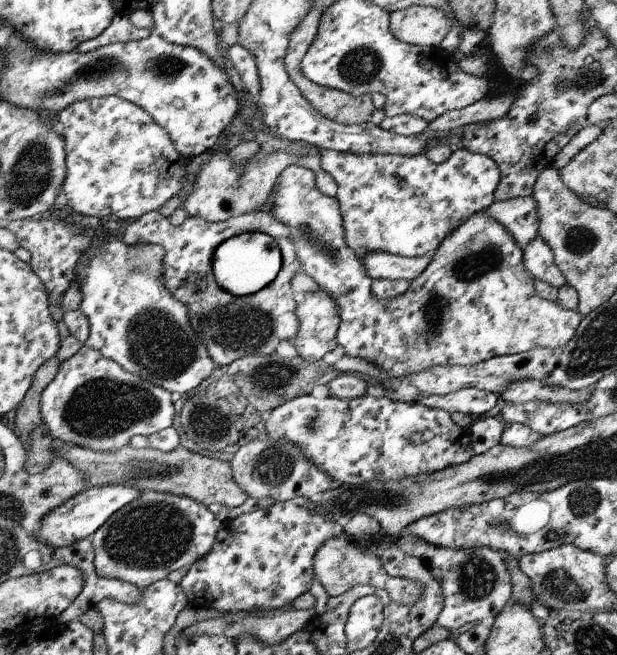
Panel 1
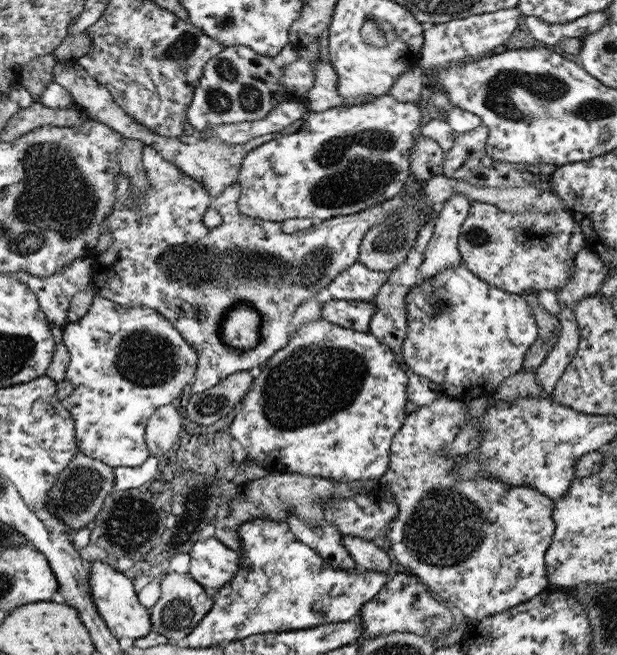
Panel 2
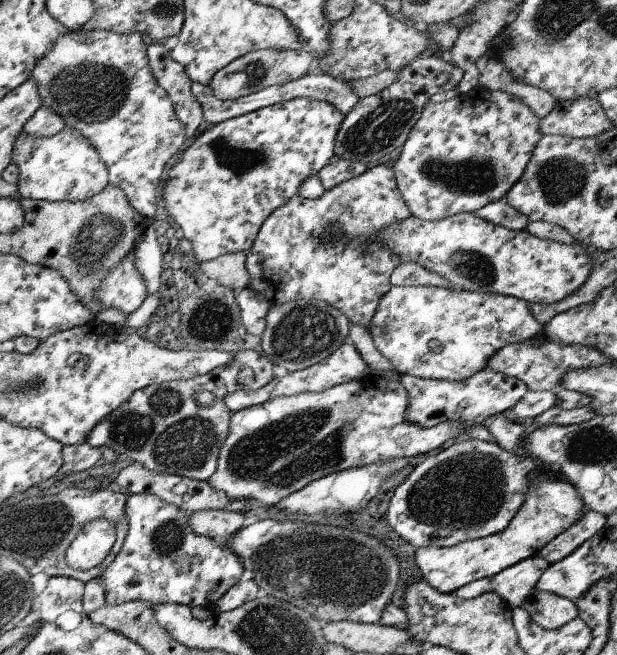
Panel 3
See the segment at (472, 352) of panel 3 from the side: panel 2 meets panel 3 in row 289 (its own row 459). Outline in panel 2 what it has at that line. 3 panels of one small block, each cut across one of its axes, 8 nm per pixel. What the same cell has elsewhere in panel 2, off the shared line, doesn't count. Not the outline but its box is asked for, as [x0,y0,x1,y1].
[377,393,554,624]

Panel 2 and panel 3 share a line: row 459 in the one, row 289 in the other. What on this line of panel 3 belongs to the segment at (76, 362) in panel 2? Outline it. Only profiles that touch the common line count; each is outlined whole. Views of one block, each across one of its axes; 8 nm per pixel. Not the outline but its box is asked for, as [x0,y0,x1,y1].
[95,254,145,315]

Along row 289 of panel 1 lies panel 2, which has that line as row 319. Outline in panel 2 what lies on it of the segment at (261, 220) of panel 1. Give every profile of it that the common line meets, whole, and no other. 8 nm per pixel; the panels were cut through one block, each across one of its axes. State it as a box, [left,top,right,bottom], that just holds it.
[90,146,441,396]

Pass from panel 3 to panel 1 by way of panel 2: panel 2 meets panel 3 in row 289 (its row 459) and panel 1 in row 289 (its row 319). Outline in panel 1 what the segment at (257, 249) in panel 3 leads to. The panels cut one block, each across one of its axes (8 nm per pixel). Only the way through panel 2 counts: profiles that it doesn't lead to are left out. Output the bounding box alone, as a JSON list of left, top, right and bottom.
[291,288,339,362]

